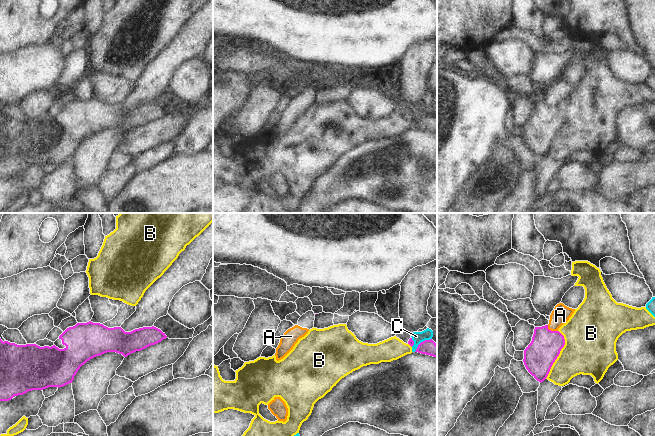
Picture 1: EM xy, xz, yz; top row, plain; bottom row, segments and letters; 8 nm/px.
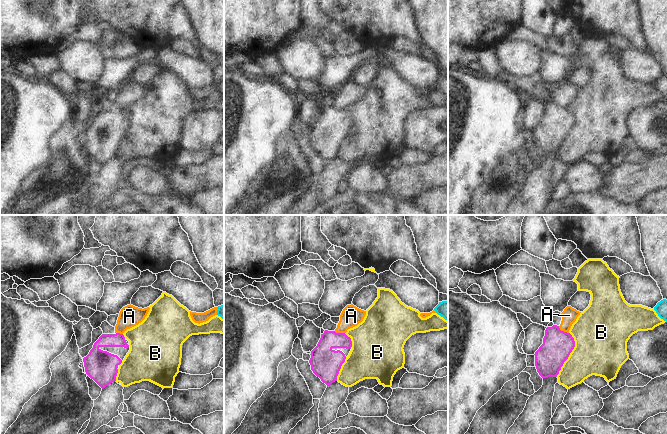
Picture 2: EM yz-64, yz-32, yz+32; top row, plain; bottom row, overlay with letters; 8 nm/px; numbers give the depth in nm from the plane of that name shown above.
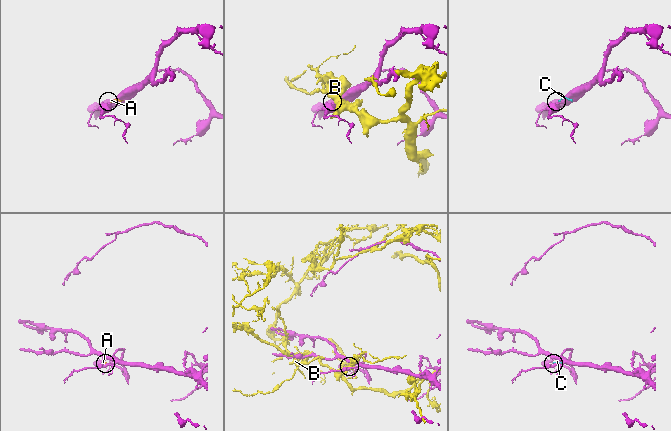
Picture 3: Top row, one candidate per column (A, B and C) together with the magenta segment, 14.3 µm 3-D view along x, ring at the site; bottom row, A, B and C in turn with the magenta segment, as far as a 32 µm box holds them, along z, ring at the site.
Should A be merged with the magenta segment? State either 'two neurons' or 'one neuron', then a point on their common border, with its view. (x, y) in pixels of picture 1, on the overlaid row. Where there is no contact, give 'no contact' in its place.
two neurons | yz (550, 330)

